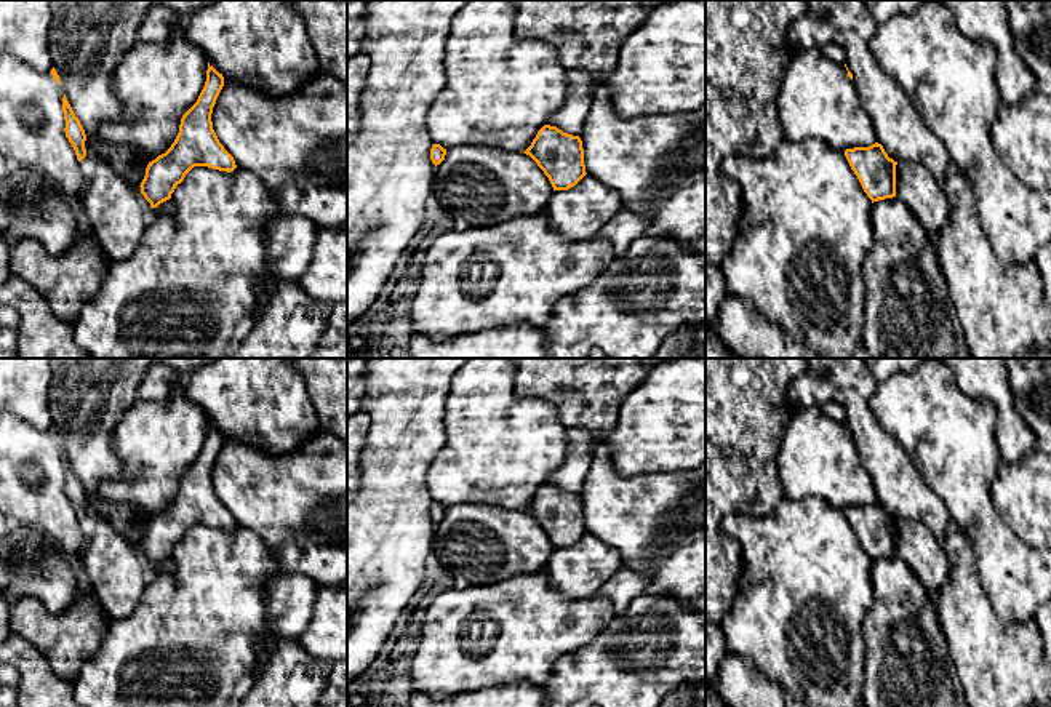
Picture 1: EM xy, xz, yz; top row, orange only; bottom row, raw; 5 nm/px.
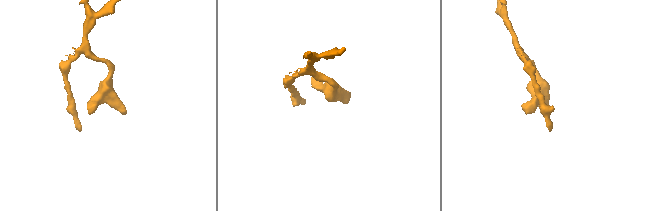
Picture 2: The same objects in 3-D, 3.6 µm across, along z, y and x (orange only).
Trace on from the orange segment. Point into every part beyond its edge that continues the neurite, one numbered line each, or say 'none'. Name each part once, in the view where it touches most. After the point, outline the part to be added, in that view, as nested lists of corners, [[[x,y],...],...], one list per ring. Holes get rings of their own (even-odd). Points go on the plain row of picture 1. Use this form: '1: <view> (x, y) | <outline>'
none

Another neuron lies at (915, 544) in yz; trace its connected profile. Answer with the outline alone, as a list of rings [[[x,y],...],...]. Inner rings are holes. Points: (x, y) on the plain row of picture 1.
[[[917,520],[896,523],[896,555],[899,555],[931,592],[944,585],[949,563],[936,536]]]

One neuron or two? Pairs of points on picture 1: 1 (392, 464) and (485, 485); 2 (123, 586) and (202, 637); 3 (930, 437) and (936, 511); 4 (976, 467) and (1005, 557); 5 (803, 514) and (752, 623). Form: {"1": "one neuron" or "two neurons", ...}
{"1": "two neurons", "2": "two neurons", "3": "two neurons", "4": "one neuron", "5": "one neuron"}

